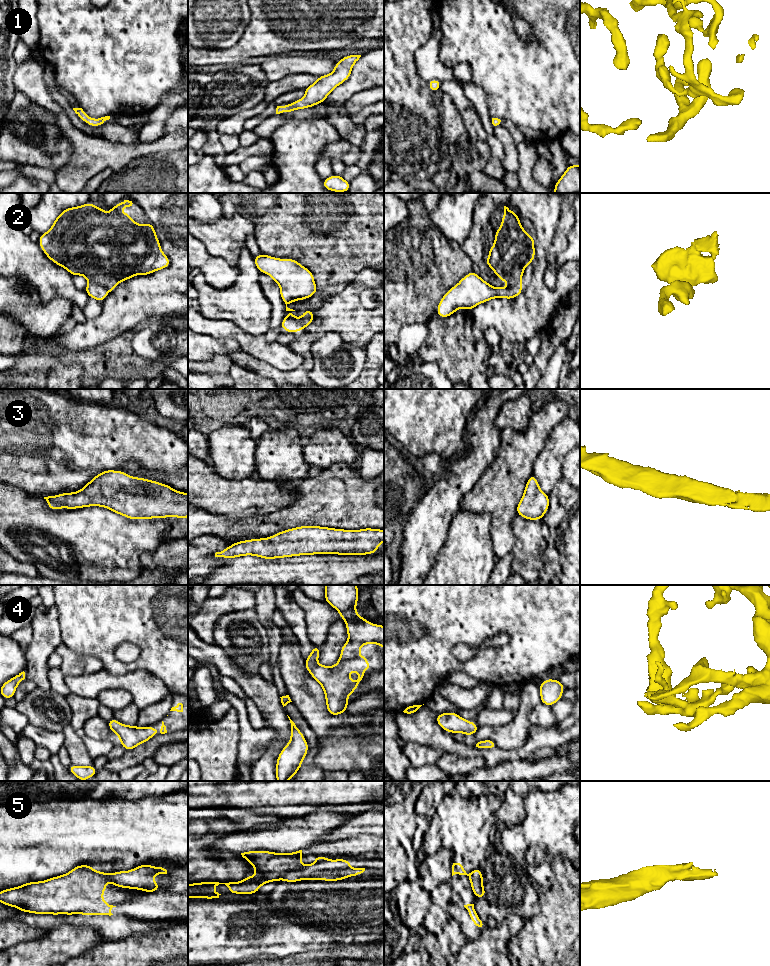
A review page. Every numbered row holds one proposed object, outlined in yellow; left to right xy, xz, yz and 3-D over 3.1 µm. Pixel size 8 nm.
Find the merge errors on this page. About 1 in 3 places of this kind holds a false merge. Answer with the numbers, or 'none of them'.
2, 5

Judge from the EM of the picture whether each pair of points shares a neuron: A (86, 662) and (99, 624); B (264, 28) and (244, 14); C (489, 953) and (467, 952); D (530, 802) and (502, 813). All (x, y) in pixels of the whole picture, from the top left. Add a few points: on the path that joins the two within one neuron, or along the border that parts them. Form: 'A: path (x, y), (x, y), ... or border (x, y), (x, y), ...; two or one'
A: border (66, 647), (81, 655), (97, 657), (104, 668); two
B: border (250, 10), (250, 20), (239, 39); two
C: path (484, 953), (472, 953); one
D: border (523, 801), (524, 819), (519, 823), (510, 825); two

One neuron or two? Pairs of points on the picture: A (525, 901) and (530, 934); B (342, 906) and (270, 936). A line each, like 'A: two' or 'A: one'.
A: two
B: two

